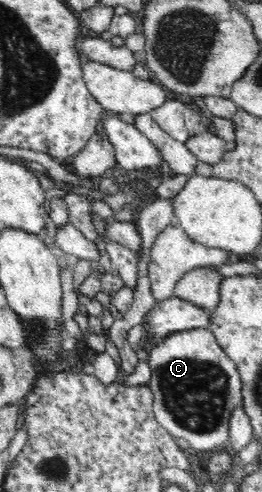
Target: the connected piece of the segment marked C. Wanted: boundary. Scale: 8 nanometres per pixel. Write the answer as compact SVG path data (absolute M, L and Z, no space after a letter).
M191 328L161 338L147 360L153 375L148 383L154 397L153 413L161 427L173 437L187 441L195 450L229 446L231 414L242 402L243 382L238 369L220 347L209 328Z

